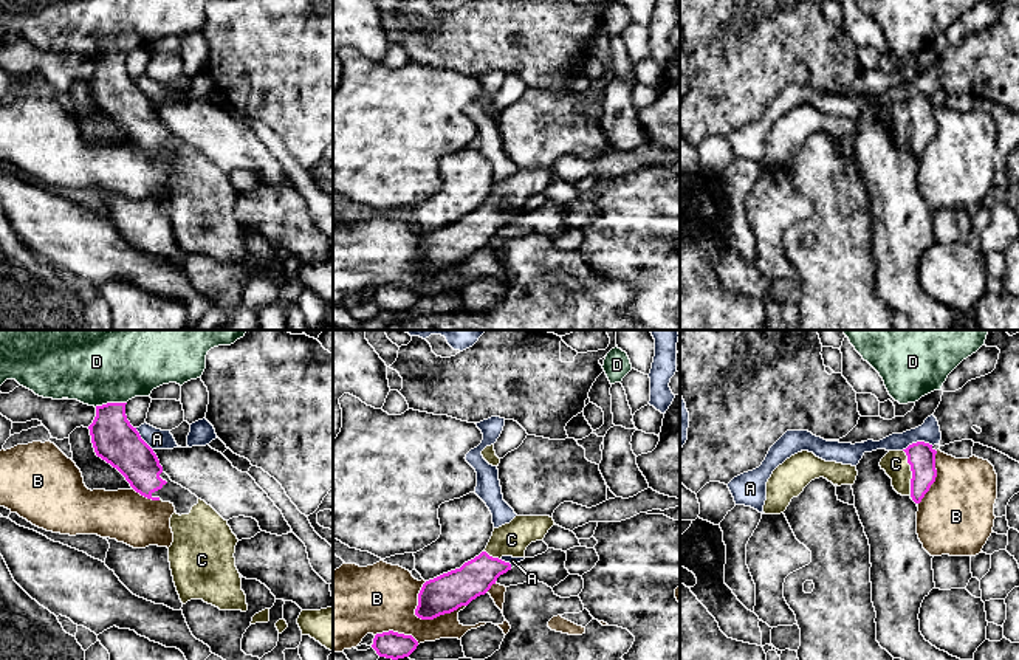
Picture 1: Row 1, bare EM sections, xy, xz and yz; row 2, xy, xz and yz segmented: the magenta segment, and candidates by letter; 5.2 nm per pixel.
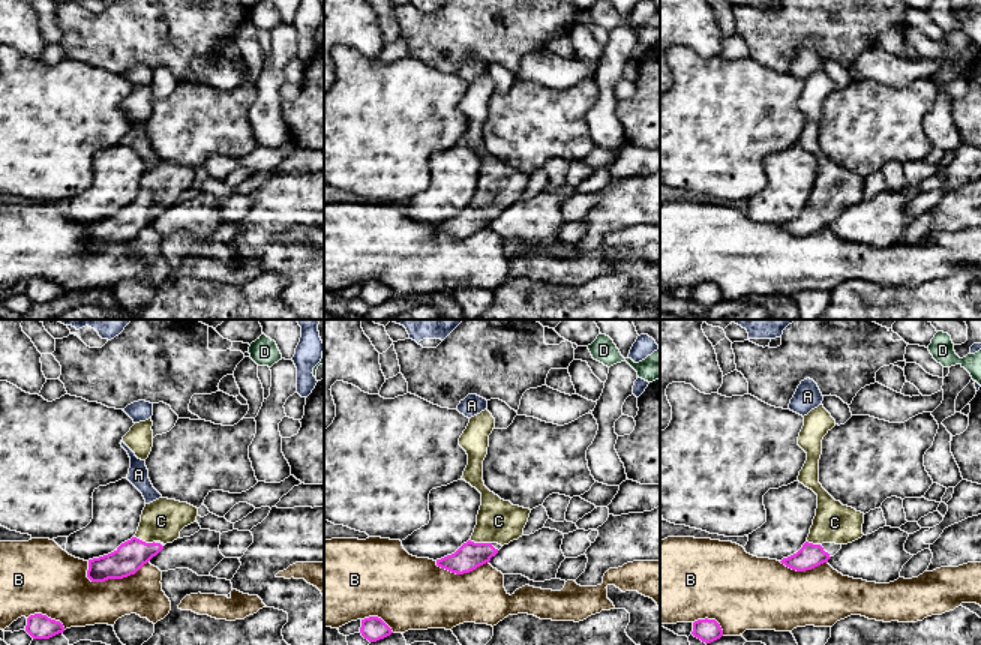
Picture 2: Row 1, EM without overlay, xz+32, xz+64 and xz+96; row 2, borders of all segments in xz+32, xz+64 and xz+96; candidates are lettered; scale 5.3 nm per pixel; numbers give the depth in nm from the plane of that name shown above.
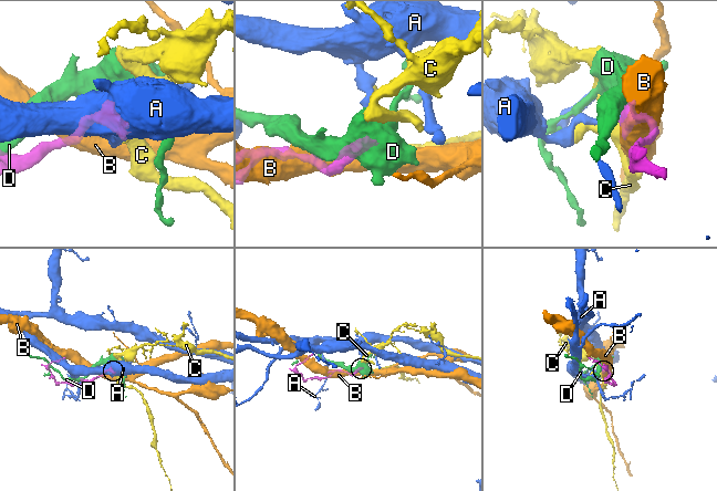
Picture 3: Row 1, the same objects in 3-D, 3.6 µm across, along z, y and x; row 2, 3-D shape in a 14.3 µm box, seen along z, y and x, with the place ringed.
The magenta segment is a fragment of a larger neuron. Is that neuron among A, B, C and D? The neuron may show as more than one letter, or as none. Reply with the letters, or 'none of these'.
C

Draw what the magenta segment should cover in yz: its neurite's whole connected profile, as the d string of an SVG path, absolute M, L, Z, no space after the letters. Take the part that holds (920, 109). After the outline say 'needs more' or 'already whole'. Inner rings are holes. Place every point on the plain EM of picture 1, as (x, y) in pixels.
M917 95L903 104L889 104L880 119L892 132L898 147L911 149L920 156L937 130L935 107L932 98Z; needs more

